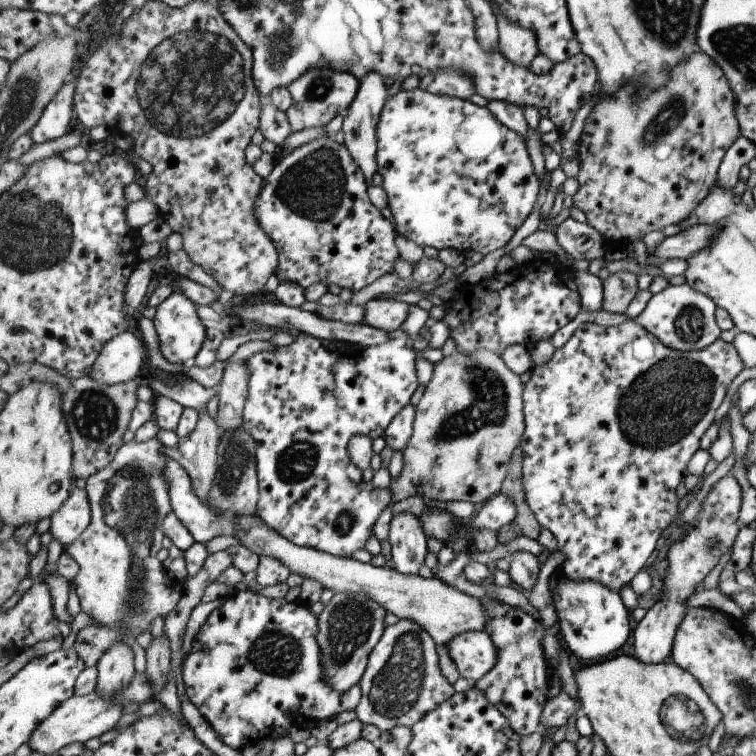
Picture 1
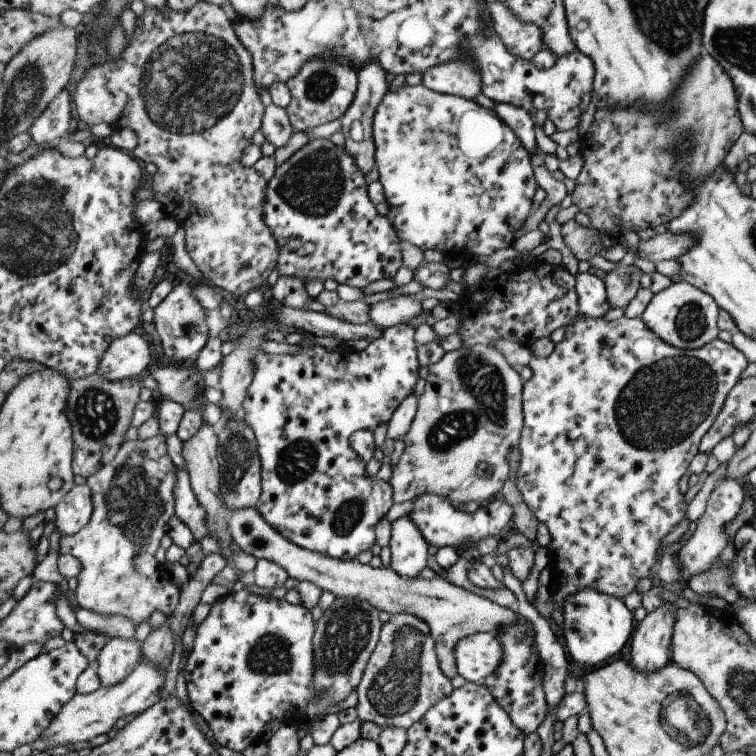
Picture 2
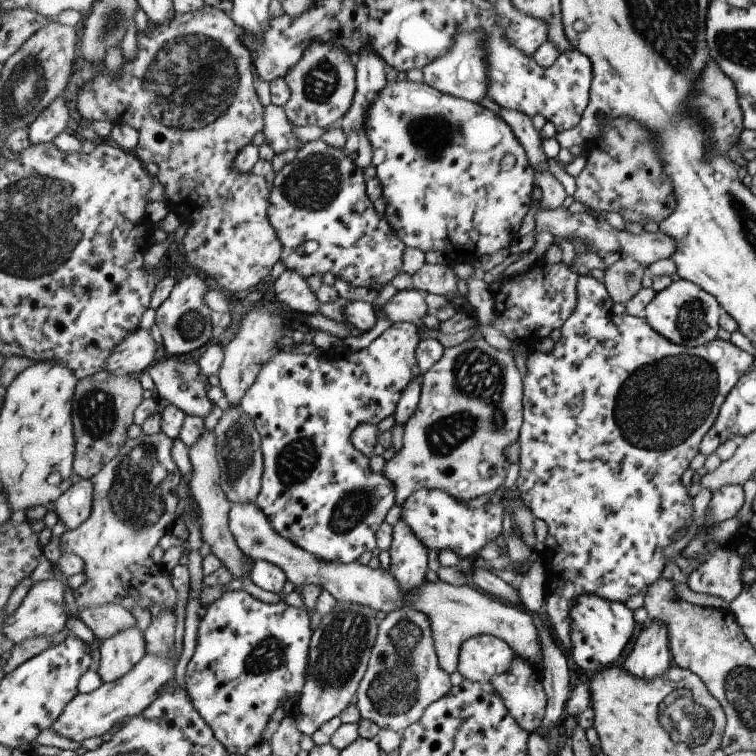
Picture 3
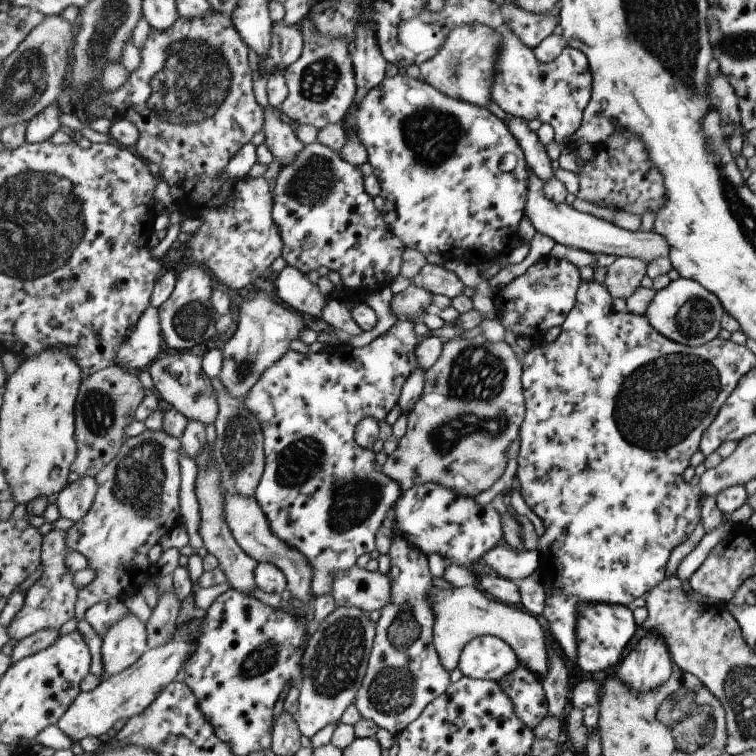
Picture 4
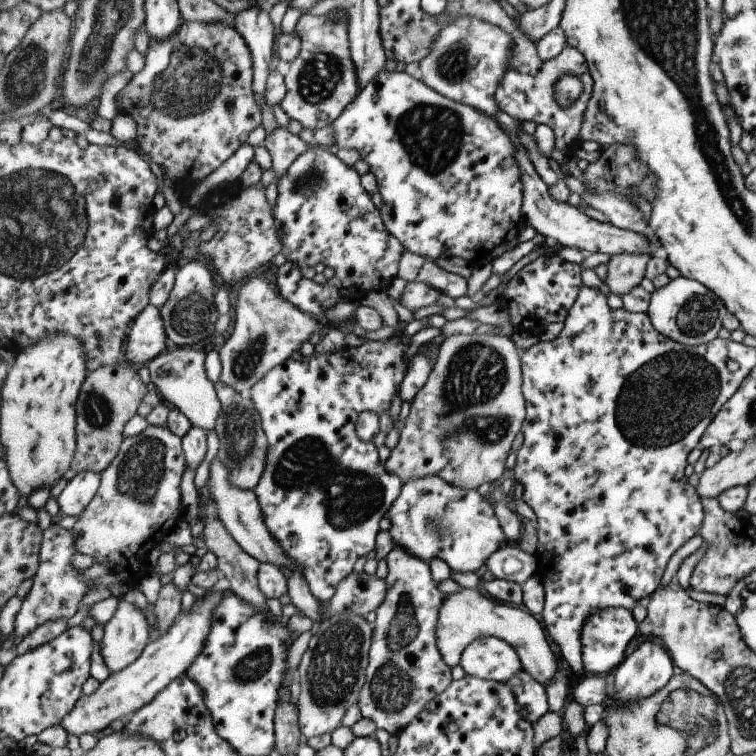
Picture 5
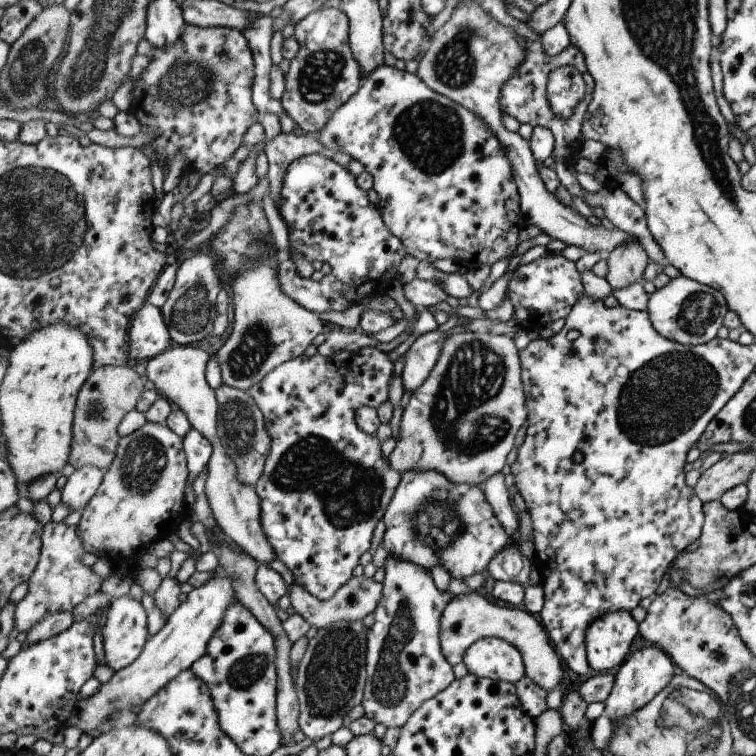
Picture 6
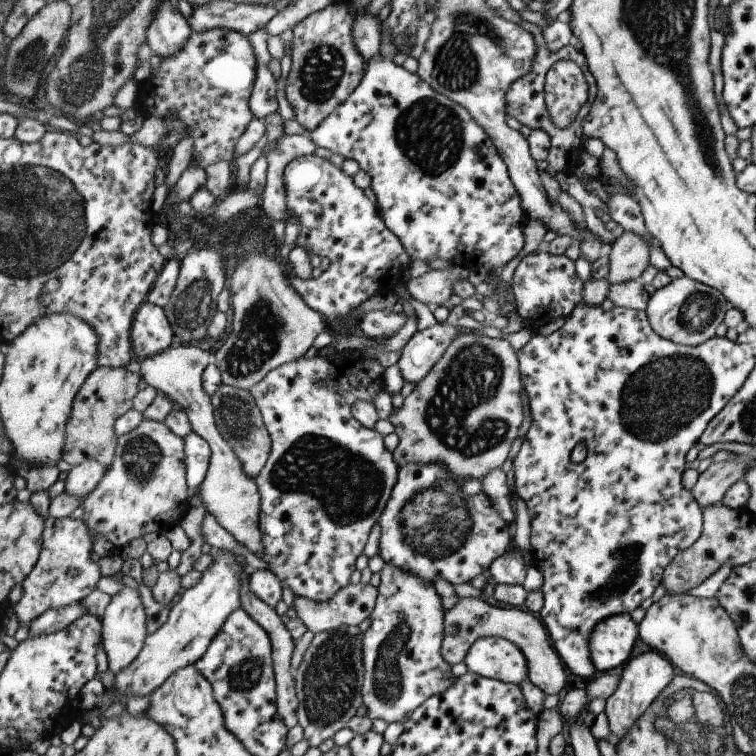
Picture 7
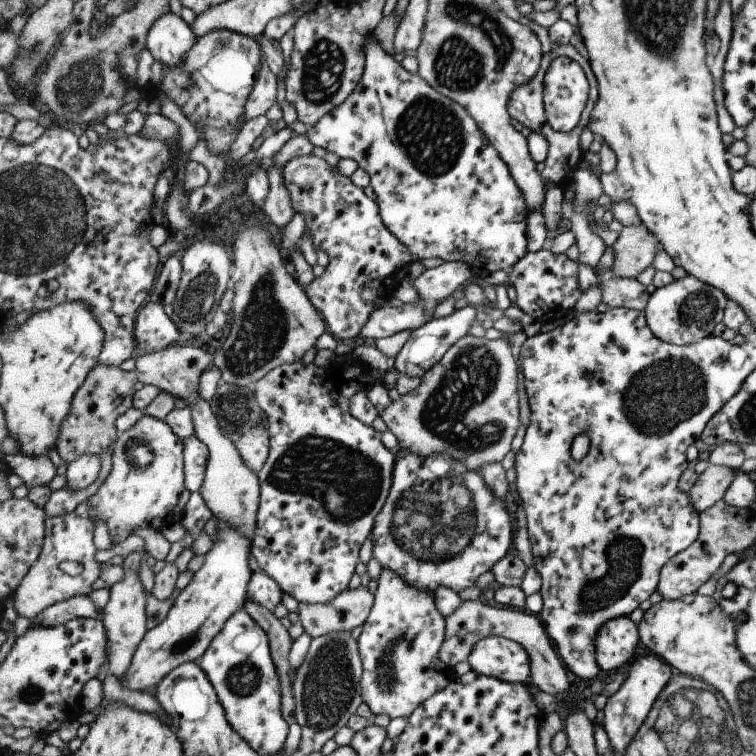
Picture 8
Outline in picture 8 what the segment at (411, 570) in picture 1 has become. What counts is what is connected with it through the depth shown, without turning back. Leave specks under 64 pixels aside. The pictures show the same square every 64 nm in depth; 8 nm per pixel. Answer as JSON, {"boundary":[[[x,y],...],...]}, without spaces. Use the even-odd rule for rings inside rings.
{"boundary":[[[383,568],[374,605],[358,638],[364,663],[362,694],[372,717],[410,717],[434,694],[445,690],[454,677],[440,657],[446,639],[446,616],[436,605],[435,593],[418,589],[394,570]]]}

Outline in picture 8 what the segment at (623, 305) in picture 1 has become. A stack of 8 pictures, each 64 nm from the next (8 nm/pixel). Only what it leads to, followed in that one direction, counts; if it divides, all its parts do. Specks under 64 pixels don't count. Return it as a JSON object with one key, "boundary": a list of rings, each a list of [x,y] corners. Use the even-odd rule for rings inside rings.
{"boundary":[[[644,224],[625,226],[612,247],[614,263],[610,274],[630,279],[639,278],[656,260],[661,248],[659,240]]]}

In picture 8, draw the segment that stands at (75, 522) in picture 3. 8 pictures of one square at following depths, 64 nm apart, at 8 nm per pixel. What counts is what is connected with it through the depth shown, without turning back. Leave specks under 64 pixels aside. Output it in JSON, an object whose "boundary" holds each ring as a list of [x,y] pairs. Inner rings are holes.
{"boundary":[[[84,454],[68,464],[65,475],[67,487],[73,491],[85,490],[100,477],[101,471],[102,460],[100,456]]]}

